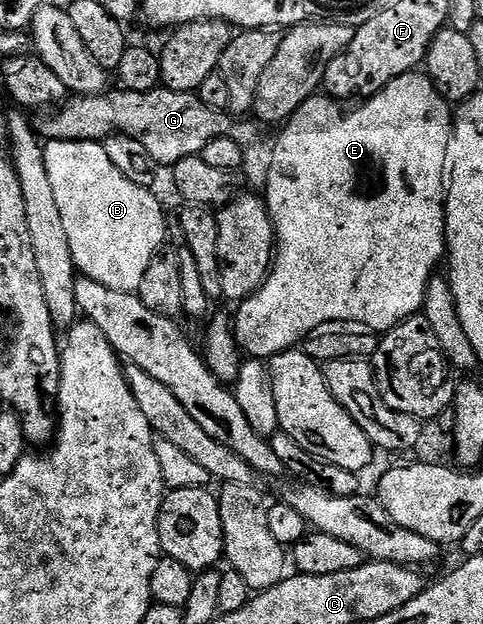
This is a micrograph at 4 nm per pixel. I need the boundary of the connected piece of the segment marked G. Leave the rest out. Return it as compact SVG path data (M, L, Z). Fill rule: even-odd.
M122 89L113 91L68 98L58 110L51 113L56 115L37 123L38 134L47 141L105 141L111 135L128 135L149 149L149 157L153 157L153 161L172 165L190 155L199 155L209 141L222 135L230 135L244 145L250 145L259 135L260 128L254 122L235 121L239 123L231 127L230 114L209 109L209 105L199 100L195 93L166 89L145 93Z

